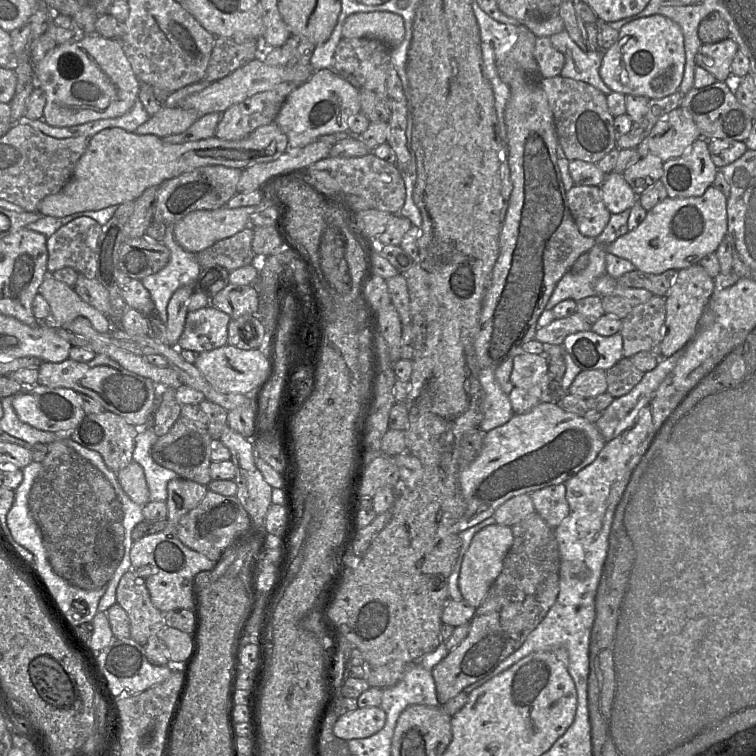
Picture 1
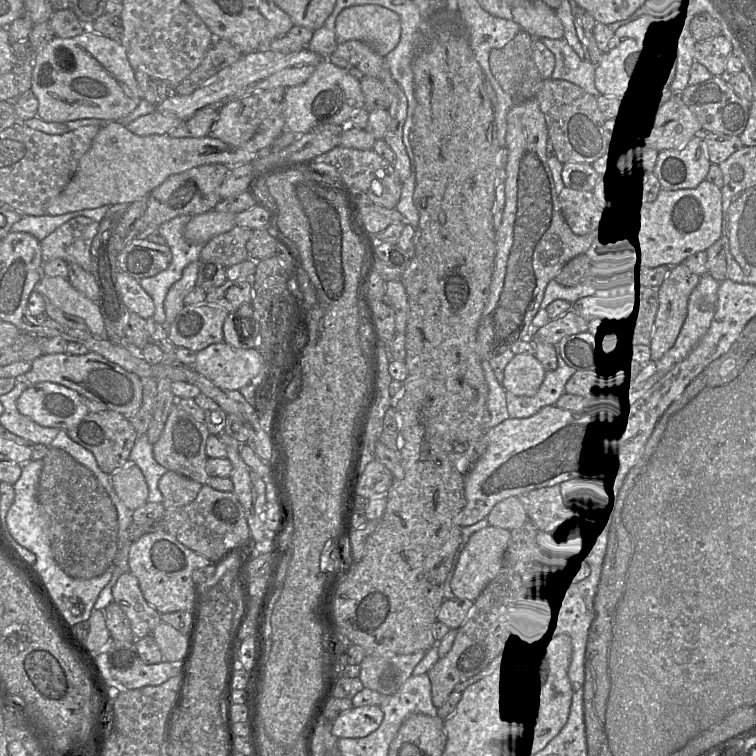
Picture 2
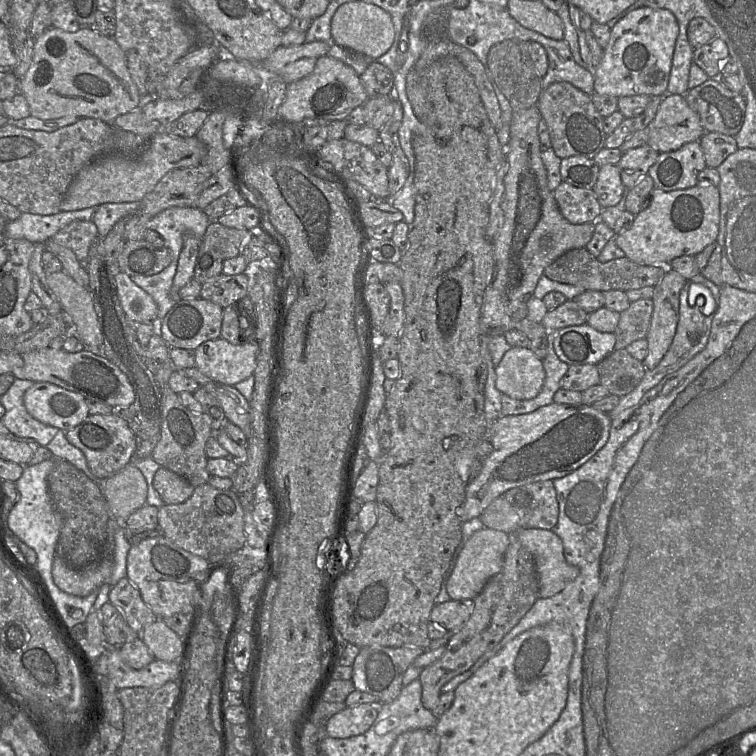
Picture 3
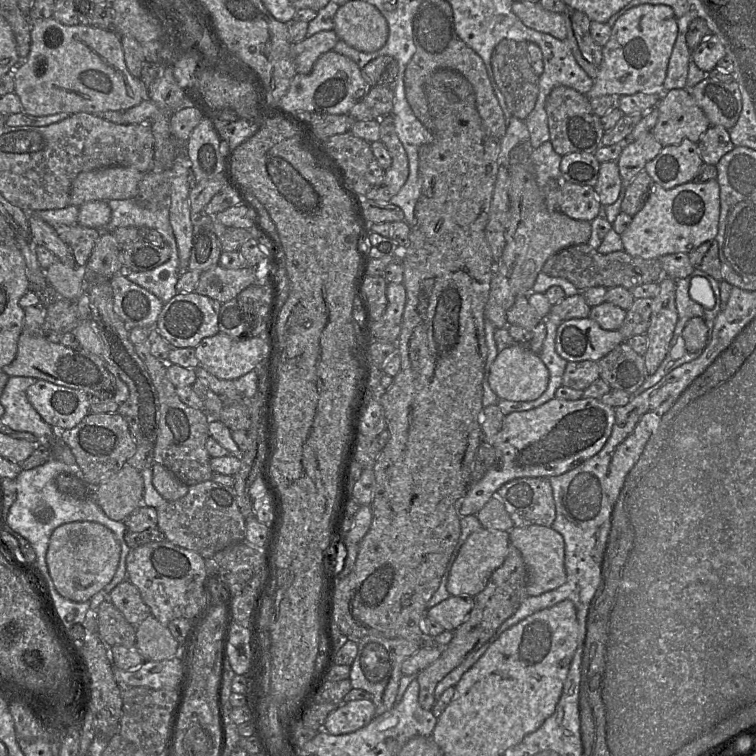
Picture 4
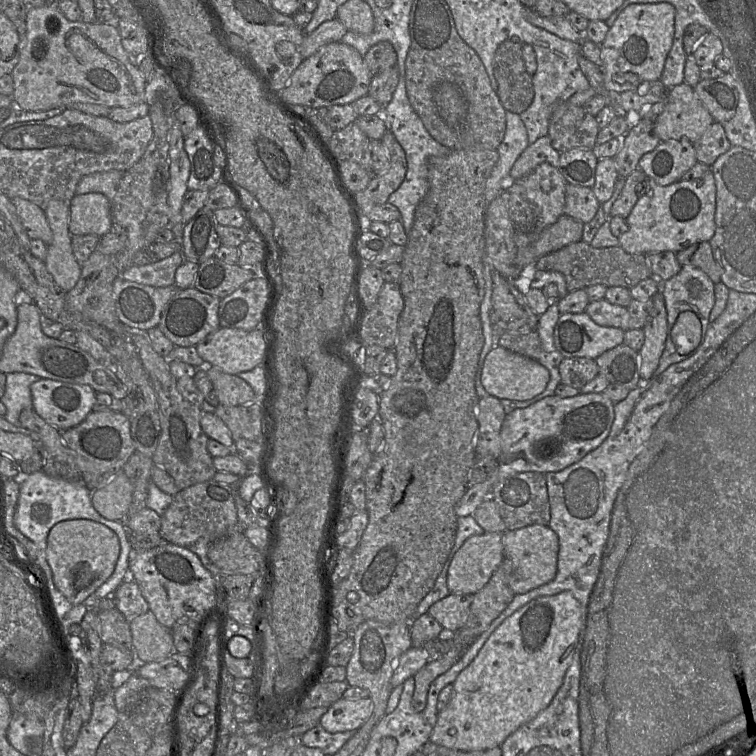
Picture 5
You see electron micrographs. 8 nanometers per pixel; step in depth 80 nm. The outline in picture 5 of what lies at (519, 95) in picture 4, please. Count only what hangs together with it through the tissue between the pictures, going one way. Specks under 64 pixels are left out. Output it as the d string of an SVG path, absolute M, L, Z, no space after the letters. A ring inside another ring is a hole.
M505 40L493 58L493 74L497 82L497 95L506 111L521 114L534 99L532 75L527 71L523 44Z

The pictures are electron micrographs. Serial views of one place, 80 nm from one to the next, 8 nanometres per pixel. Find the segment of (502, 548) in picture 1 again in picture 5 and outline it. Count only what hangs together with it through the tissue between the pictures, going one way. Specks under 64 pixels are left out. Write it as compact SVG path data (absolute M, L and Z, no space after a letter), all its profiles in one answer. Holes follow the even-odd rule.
M485 532L463 543L448 569L450 593L474 595L488 583L504 560L502 534Z

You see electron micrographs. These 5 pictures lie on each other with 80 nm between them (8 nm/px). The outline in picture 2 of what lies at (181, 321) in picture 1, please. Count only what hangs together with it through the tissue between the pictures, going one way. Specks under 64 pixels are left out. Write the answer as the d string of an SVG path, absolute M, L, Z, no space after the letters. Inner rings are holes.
M199 261L188 264L184 268L181 278L169 289L164 301L166 322L163 324L169 325L172 323L184 307L186 295L196 286L198 268Z

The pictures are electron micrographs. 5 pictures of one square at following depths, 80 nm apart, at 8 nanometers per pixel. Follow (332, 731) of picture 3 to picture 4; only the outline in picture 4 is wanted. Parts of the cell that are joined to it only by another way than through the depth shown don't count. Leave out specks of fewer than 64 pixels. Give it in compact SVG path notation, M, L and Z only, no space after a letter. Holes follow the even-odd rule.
M371 700L345 702L328 715L324 731L332 735L355 732L368 725L375 715L375 705Z

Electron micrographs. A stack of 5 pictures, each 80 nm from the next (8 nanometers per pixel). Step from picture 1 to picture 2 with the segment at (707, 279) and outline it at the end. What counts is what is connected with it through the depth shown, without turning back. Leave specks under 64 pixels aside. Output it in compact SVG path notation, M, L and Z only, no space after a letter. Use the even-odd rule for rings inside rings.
M679 264L670 268L666 279L657 289L659 306L651 342L652 361L662 358L674 345L687 317L689 296L699 280L700 276Z

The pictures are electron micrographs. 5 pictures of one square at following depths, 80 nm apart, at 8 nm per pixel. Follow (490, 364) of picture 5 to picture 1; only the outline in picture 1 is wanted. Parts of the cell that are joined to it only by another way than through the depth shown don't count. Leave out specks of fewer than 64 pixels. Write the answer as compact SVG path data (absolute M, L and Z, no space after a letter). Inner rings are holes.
M518 353L513 358L511 382L514 387L529 388L548 373L548 358L544 354Z

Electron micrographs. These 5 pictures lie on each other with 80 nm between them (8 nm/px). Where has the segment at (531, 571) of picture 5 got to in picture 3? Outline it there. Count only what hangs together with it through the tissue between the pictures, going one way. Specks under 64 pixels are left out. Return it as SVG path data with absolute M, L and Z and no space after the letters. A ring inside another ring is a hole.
M520 527L515 533L534 557L540 598L559 593L578 576L579 569L566 561L563 542L553 530Z

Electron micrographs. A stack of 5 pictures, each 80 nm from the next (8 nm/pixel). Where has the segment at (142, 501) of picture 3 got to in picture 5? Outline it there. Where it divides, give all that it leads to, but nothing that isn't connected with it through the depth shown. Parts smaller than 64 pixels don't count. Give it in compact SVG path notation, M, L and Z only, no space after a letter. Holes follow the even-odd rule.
M121 470L103 486L91 491L91 502L102 517L117 521L127 514L132 495L133 485Z

